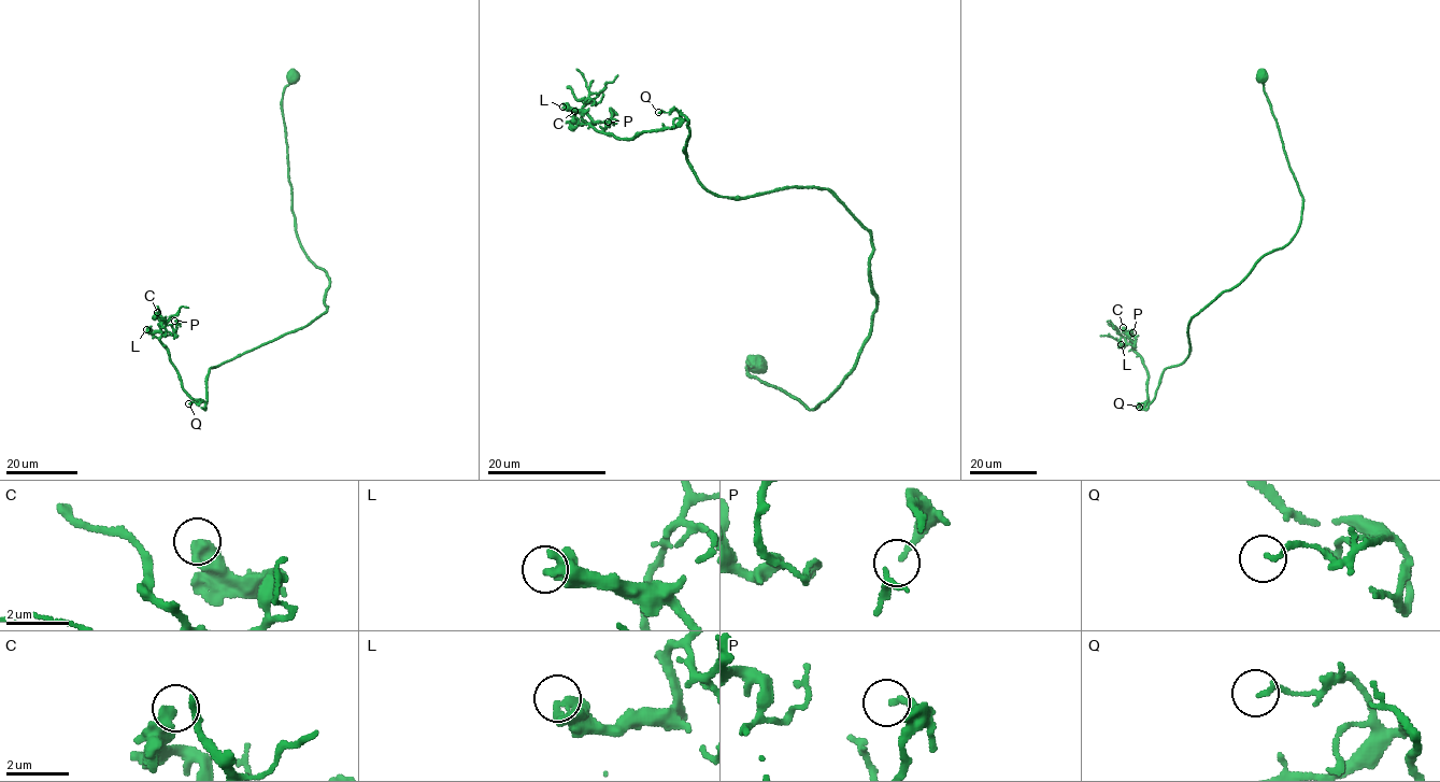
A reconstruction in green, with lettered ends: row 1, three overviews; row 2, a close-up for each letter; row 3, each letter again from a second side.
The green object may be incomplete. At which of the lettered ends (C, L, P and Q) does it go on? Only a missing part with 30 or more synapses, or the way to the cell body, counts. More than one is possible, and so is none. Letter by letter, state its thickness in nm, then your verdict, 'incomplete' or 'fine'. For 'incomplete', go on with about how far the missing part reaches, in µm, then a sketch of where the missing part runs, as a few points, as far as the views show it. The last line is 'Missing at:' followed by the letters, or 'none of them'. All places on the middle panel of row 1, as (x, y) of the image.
C: 550 nm | fine
L: 440 nm | fine
P: 190 nm | fine
Q: 150 nm | fine
Missing at: none of them

